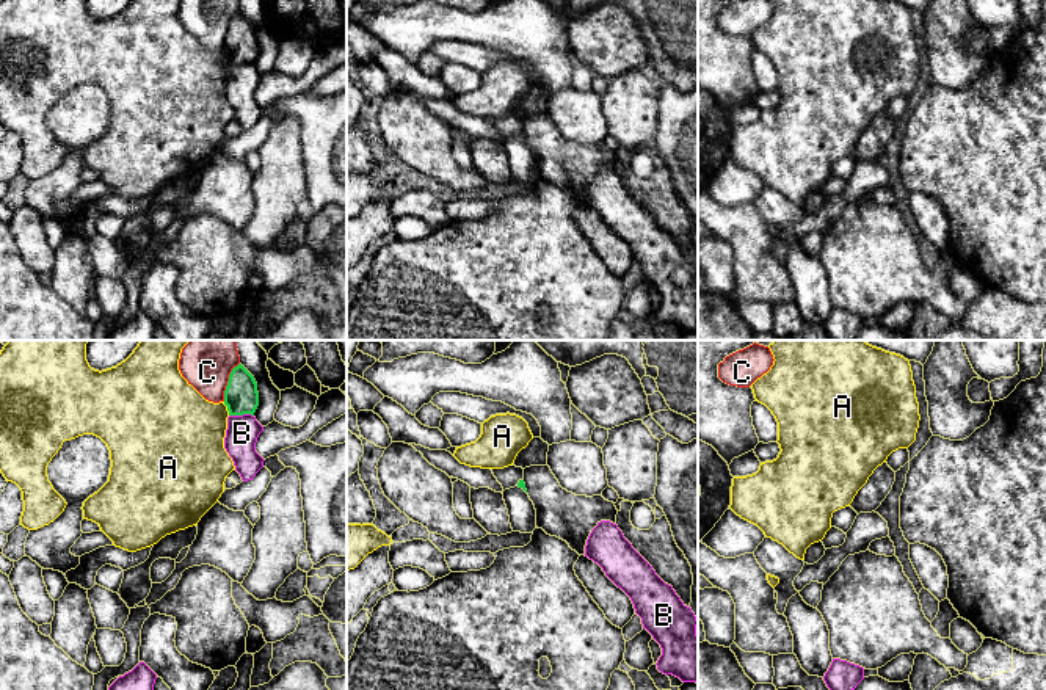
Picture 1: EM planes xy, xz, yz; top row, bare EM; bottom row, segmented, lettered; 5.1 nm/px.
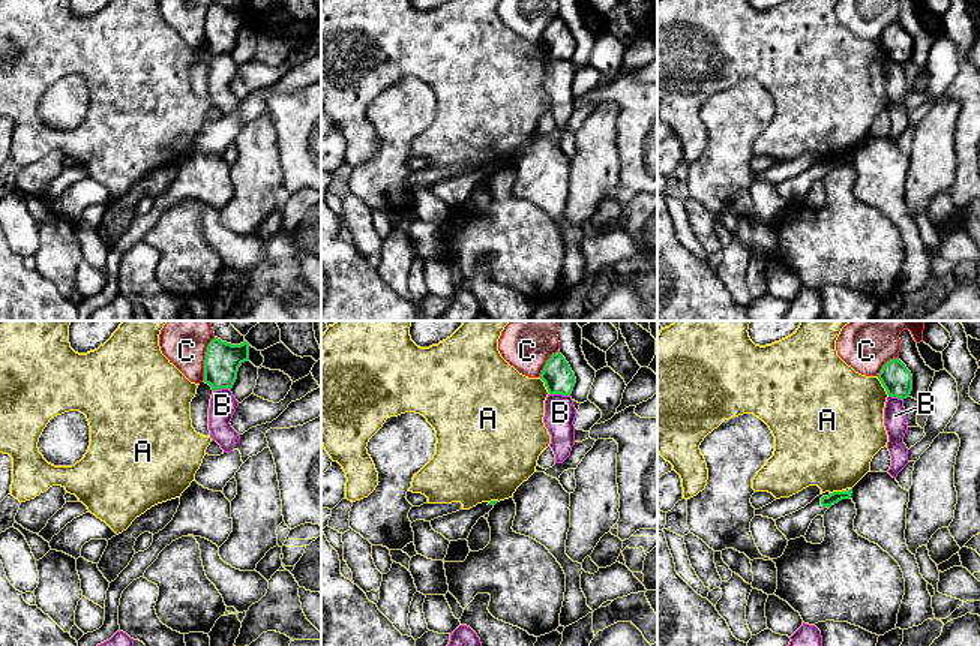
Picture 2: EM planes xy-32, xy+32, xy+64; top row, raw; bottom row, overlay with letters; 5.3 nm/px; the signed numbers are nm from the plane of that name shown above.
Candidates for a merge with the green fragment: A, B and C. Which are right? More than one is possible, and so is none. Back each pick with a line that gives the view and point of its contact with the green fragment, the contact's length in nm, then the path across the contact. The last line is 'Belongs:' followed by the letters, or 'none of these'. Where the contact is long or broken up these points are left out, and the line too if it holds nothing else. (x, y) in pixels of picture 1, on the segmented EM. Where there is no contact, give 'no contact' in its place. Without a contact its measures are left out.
Belongs: none of these

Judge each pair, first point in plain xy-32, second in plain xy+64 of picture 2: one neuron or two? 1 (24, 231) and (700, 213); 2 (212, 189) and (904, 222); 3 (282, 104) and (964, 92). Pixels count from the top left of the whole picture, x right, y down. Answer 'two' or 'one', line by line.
1: one
2: one
3: one

